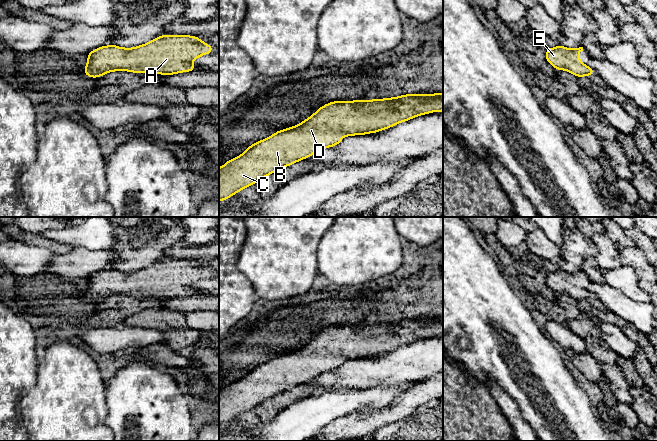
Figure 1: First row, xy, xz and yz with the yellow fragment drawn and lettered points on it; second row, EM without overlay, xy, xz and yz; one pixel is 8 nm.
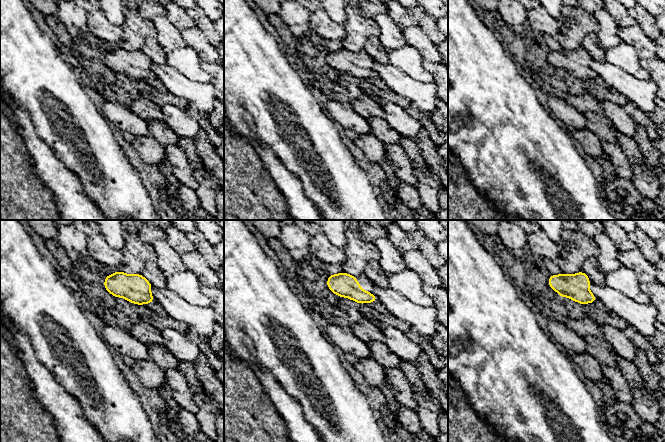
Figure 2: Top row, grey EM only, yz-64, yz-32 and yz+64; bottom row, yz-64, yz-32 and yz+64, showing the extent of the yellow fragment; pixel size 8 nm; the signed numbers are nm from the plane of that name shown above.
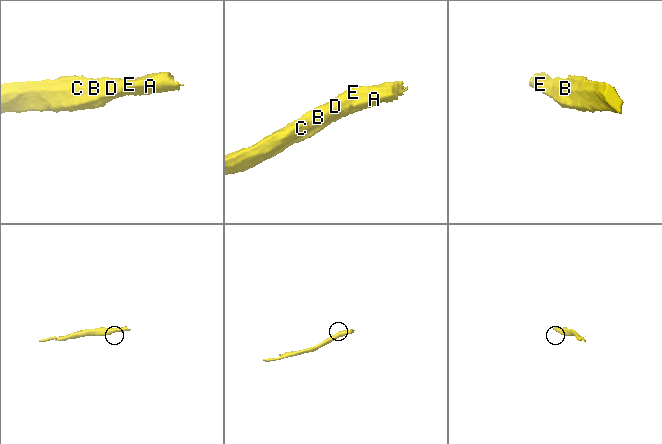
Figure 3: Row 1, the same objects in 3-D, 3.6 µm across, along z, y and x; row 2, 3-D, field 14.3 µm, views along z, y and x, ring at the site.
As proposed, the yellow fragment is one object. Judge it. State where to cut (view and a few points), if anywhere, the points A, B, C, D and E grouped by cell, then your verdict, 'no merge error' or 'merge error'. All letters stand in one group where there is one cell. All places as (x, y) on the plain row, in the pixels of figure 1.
no cut; A B C D E; no merge error

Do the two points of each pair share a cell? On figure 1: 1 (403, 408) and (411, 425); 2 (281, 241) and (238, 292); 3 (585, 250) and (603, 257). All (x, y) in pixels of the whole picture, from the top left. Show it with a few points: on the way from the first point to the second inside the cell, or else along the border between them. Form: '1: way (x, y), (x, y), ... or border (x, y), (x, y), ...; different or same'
1: border (426, 402), (421, 404), (412, 413), (385, 425); different
2: border (238, 258), (237, 268), (248, 279), (256, 295); different
3: border (590, 238), (597, 248), (595, 256); different

